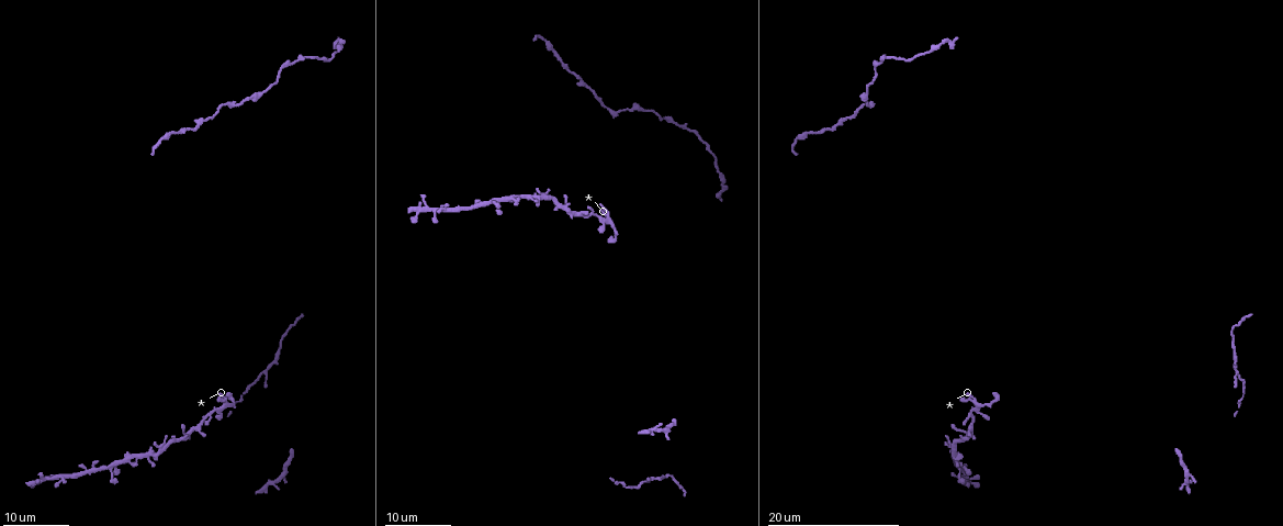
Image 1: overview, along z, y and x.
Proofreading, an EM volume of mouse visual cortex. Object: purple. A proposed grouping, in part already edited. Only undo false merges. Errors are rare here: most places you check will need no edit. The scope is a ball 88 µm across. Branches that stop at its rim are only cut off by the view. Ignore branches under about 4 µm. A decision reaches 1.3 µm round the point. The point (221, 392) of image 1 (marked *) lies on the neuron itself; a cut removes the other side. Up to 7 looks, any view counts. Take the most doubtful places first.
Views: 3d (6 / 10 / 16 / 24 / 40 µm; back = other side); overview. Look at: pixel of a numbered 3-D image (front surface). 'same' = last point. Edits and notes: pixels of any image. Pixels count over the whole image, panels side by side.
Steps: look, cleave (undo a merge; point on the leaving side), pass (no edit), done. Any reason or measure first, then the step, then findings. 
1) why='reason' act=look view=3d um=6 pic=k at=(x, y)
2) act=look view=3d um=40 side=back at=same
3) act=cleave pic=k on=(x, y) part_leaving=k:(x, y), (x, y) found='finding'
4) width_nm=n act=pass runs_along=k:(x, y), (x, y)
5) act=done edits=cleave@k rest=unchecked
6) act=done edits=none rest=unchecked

act=look view=3d um=16 pic=1 at=(196, 126)

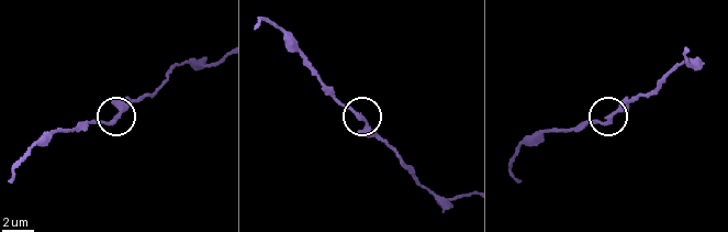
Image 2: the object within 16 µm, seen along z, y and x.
act=look view=3d um=10 pic=2 at=(115, 118)

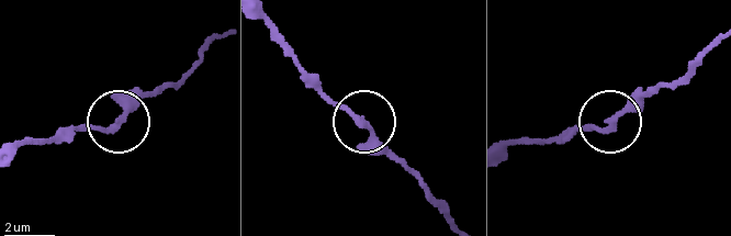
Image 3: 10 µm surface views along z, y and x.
act=pass found='continuous, no second neuron'

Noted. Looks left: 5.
why='branch point' act=look view=3d um=16 pic=1 at=(228, 404)

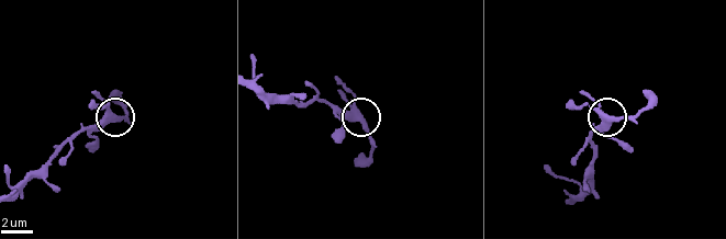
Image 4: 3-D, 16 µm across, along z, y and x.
act=look view=3d um=6 pic=4 at=(608, 118)

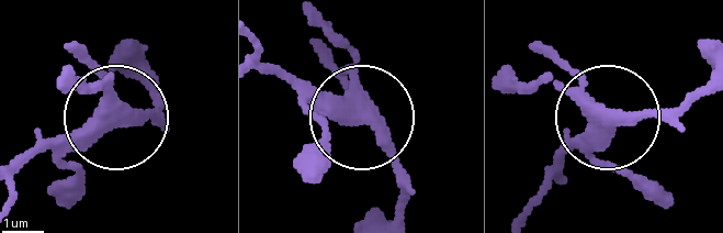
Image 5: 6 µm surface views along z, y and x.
side_arm_um=38 act=pass runs_along=5:(541, 42), (611, 122), (551, 170) found='one neuron here'

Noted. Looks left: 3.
why='thick turns thin' act=look view=3d um=24 pic=1 at=(250, 99)

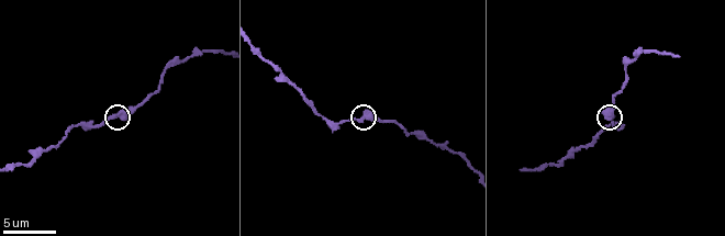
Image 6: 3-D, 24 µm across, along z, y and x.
act=look view=3d um=6 pic=6 at=(113, 118)

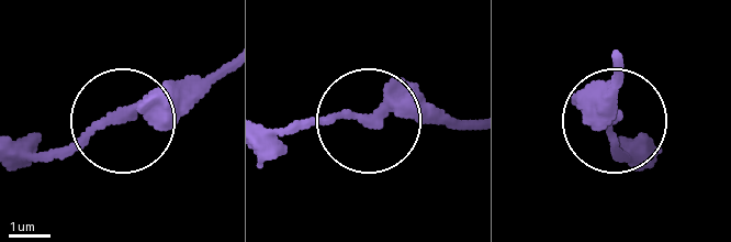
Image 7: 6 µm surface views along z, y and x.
act=pass found='one neuron here'

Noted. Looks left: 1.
act=done edits=none rest=unchecked

